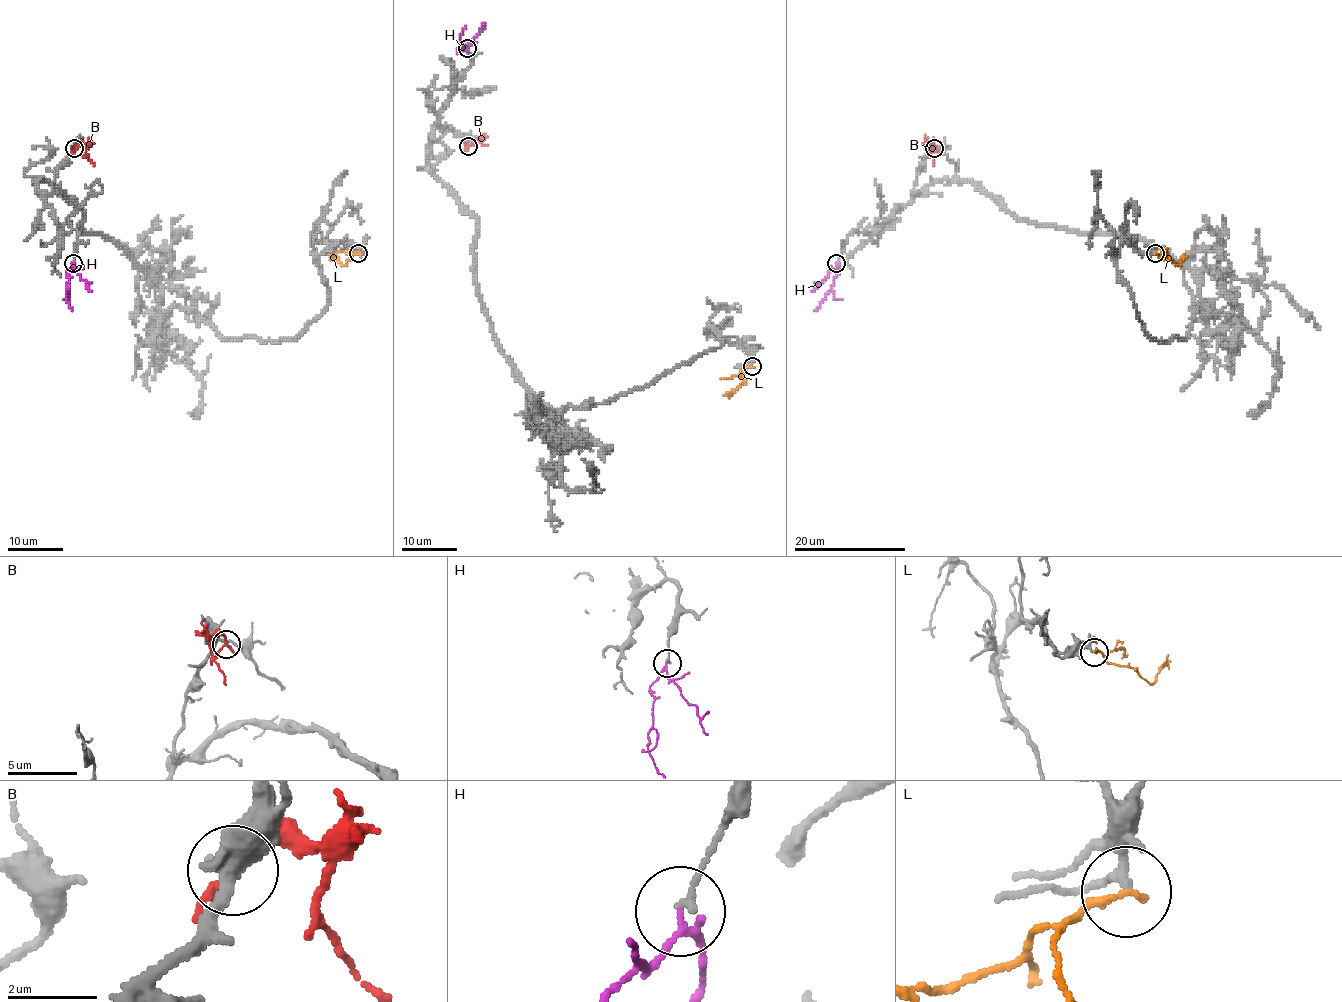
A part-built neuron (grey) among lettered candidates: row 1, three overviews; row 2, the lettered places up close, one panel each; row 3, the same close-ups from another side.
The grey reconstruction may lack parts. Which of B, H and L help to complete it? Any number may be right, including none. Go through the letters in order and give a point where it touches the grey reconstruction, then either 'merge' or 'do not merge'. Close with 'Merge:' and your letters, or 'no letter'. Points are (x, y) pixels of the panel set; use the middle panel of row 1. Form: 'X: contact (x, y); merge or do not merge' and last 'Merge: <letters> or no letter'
B: contact (468, 146); do not merge
H: contact (467, 48); do not merge
L: contact (752, 366); do not merge
Merge: no letter

